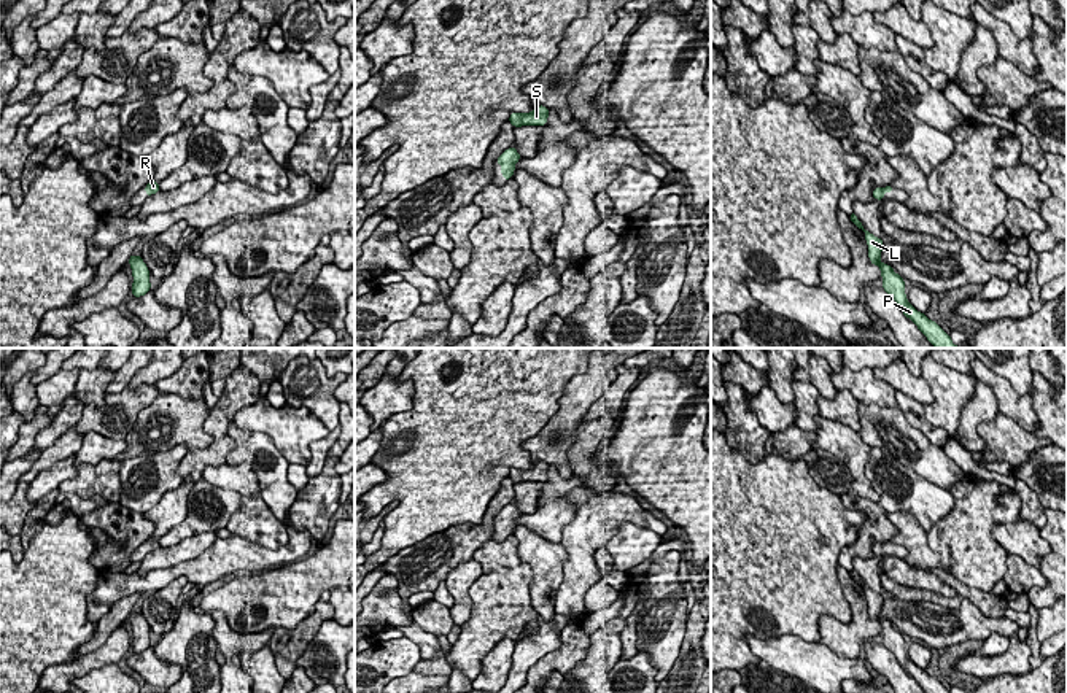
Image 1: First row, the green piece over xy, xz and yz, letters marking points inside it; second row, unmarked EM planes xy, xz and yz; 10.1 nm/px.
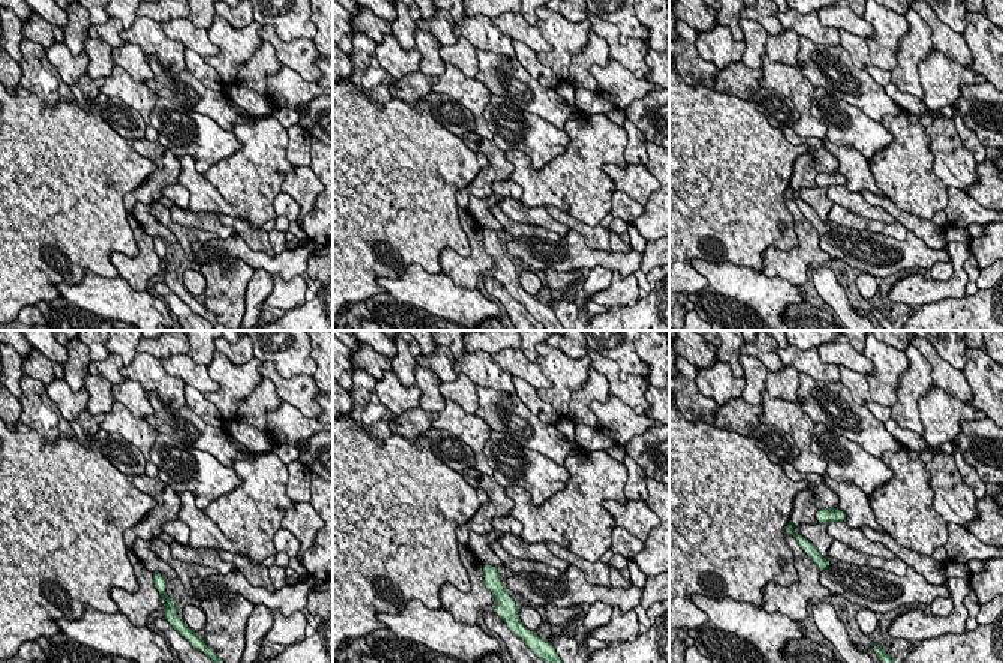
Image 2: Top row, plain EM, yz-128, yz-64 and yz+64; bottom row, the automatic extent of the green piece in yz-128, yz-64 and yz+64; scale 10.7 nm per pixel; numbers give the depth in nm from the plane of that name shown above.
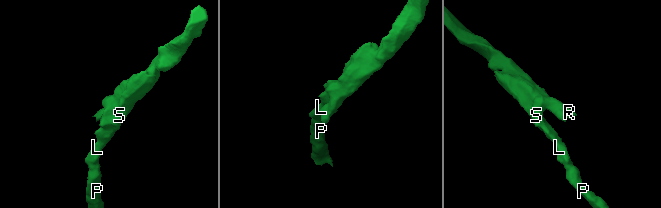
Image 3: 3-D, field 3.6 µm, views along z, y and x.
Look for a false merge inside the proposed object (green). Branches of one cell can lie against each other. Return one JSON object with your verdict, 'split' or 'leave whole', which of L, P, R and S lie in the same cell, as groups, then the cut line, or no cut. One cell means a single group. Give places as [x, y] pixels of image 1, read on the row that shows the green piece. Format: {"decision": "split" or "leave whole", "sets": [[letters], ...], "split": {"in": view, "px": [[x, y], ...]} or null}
{"decision": "leave whole", "sets": [["L", "P", "R", "S"]], "split": null}

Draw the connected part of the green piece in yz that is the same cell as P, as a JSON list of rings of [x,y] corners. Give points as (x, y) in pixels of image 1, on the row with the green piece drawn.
[[[854,213],[849,216],[849,219],[865,234],[868,245],[868,259],[873,265],[878,265],[881,269],[883,289],[894,297],[903,315],[918,326],[918,329],[935,348],[960,348],[951,342],[948,332],[945,332],[935,321],[929,319],[925,313],[918,312],[908,302],[905,294],[905,280],[895,273],[889,264],[879,261],[884,245],[883,238],[870,234]]]

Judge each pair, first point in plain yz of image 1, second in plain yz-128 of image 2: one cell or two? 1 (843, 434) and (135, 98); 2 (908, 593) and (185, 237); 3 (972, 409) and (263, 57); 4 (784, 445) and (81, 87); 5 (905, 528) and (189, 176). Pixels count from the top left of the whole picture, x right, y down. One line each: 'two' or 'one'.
1: one
2: one
3: one
4: one
5: one

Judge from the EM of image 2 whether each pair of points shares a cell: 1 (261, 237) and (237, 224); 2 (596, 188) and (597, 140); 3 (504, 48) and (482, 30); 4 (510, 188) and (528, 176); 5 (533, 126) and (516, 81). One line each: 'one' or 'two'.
1: one
2: one
3: one
4: two
5: two

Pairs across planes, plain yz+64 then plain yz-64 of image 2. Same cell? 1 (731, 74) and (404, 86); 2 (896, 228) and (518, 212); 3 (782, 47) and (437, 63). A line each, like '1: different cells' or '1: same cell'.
1: same cell
2: different cells
3: different cells

